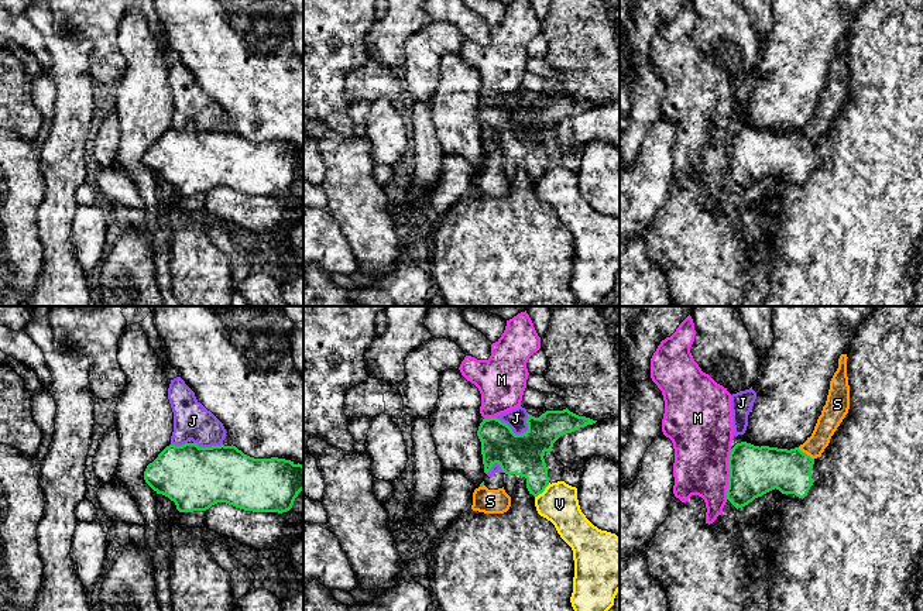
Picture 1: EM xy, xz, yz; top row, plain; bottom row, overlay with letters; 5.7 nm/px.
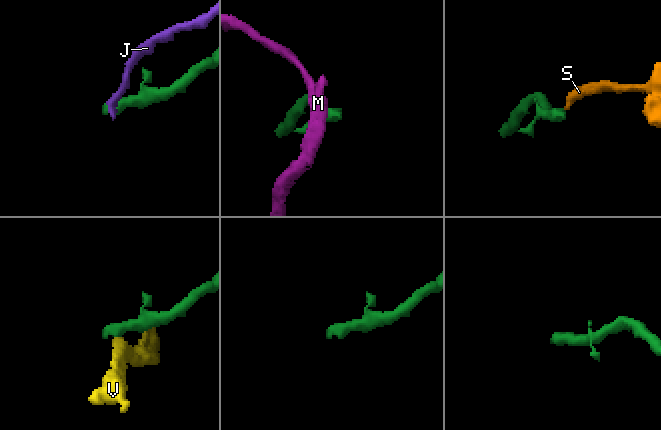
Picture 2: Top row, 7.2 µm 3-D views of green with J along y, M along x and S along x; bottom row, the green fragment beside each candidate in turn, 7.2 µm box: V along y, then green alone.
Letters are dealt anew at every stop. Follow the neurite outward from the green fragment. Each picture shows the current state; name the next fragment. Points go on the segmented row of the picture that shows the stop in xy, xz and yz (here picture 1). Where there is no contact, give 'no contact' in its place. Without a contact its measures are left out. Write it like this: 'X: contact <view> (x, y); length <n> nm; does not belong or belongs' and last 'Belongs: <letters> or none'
J: contact xz (511, 431); length 200 nm; does not belong
M: contact yz (730, 474); length 300 nm; does not belong
S: contact yz (805, 453); length 120 nm; does not belong
V: contact xz (542, 491); length 120 nm; does not belong
Belongs: none

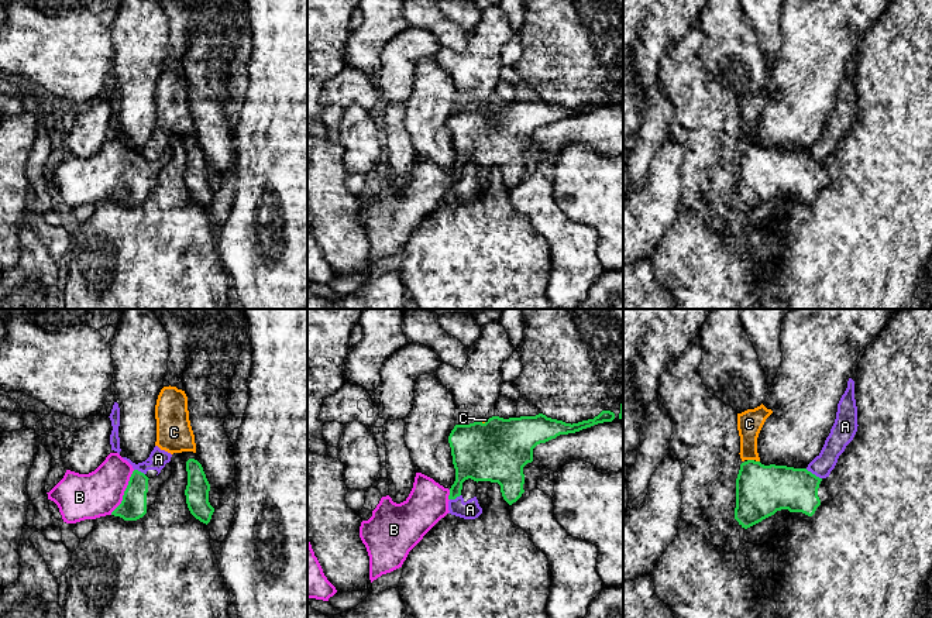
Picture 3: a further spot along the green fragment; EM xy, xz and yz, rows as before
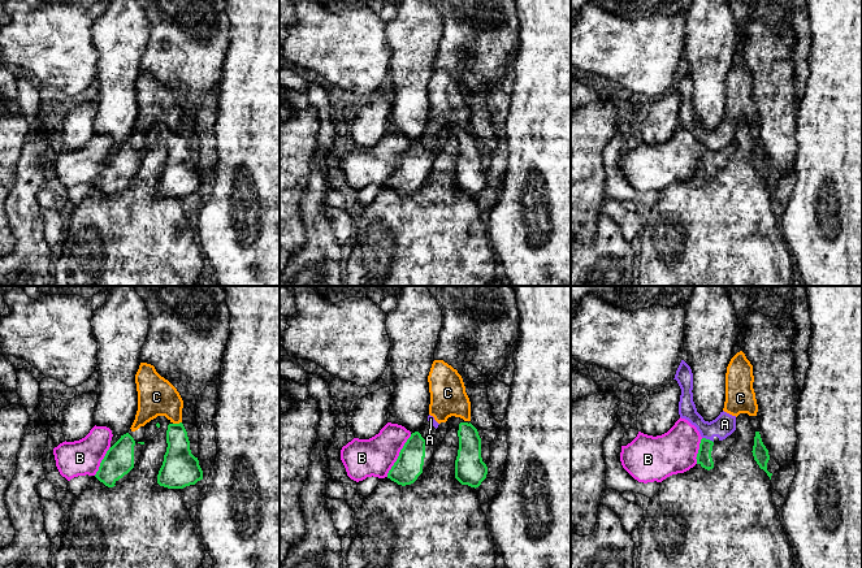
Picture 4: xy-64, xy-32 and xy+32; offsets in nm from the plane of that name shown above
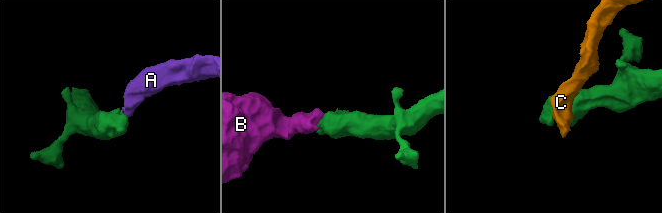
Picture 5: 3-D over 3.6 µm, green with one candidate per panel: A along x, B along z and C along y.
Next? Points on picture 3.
A: contact yz (814, 474); length 110 nm; does not belong
B: contact xy (124, 493); length 300 nm; belongs
C: contact yz (750, 460); length 40 nm; does not belong
Belongs: B

